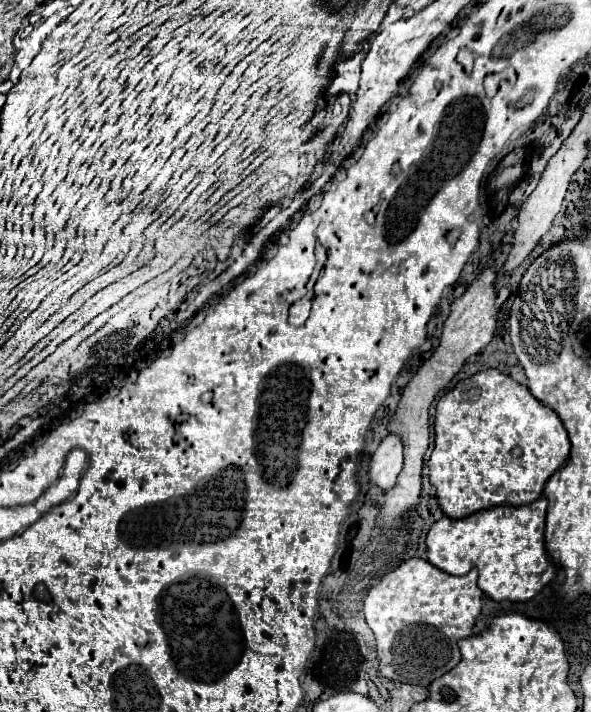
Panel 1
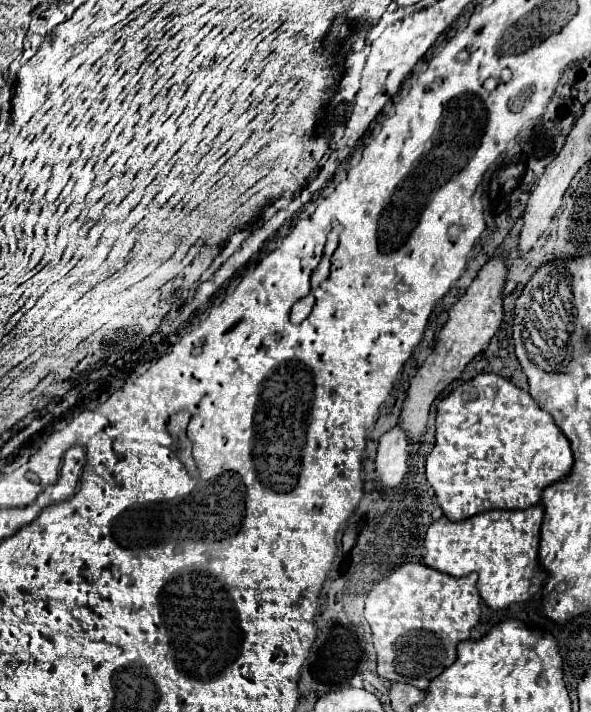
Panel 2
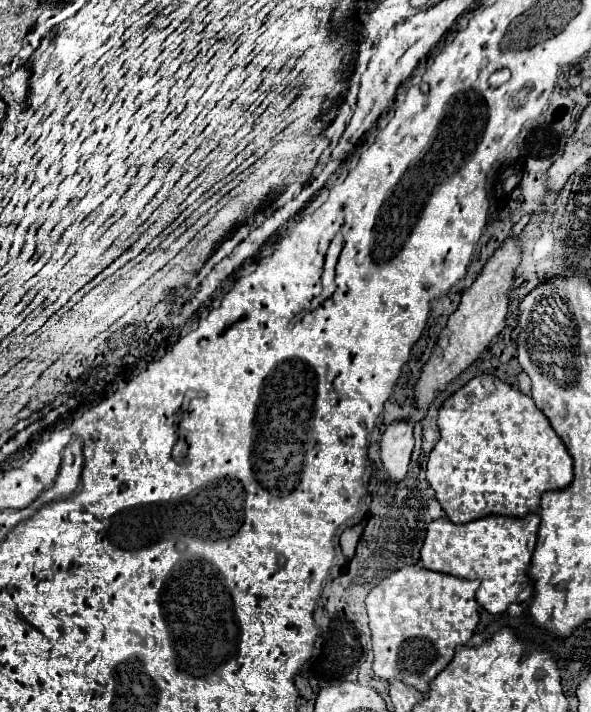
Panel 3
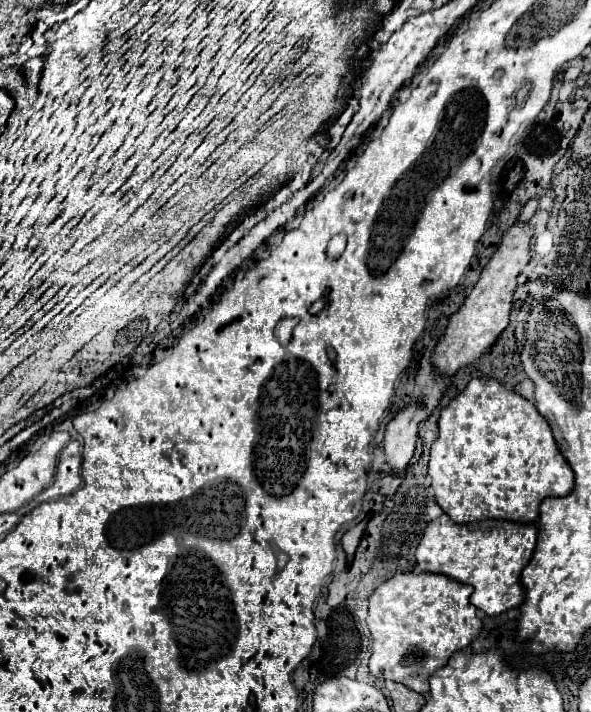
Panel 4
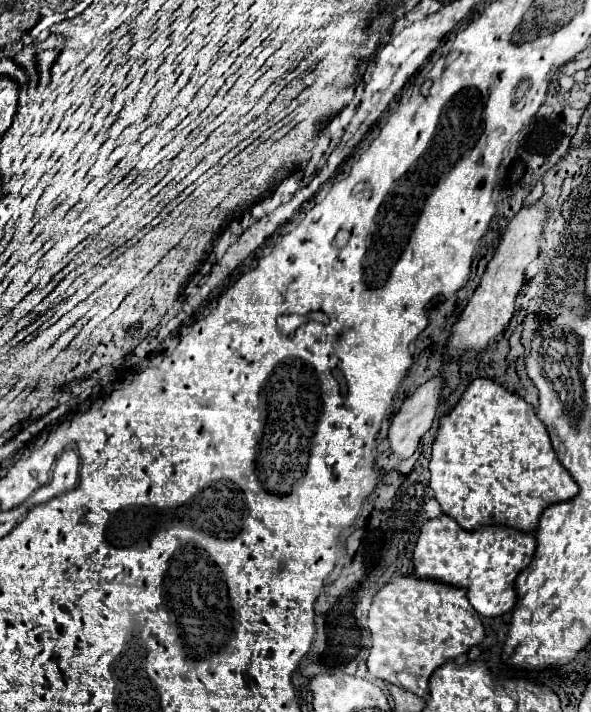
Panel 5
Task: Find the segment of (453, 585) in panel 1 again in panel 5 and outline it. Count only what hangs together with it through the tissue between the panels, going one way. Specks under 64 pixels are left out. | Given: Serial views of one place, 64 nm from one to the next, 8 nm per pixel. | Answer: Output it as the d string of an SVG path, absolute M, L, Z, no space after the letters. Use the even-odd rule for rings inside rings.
M398 576L376 592L368 628L372 632L368 672L418 696L428 694L428 678L438 666L468 652L484 638L484 626L468 602L466 588L416 576Z

